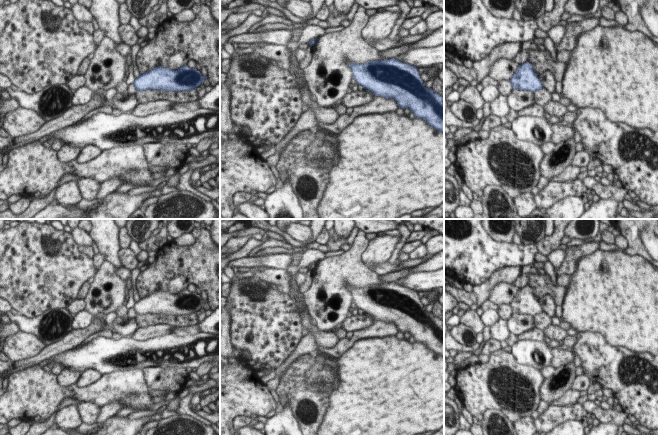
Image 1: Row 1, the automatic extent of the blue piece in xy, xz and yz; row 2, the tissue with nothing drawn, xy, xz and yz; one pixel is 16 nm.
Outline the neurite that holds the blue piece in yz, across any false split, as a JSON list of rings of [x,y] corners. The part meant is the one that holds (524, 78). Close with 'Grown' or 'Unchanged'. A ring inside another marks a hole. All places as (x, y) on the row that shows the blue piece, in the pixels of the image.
[[[526,62],[520,66],[510,78],[510,83],[513,89],[516,90],[527,90],[531,92],[536,92],[543,88],[539,77],[535,74],[535,70],[530,62]]]. Unchanged

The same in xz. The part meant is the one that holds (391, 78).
[[[391,58],[349,64],[353,78],[383,98],[393,98],[399,108],[409,108],[415,118],[425,120],[429,126],[444,133],[444,98],[432,88],[426,88],[418,68]]]. Unchanged

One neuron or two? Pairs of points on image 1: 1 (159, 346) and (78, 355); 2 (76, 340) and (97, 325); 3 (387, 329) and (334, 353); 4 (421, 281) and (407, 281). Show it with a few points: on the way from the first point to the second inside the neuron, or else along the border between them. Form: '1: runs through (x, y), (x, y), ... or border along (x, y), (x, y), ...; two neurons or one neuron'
1: runs through (139, 347), (130, 348), (113, 355), (98, 355); one neuron
2: runs through (81, 335), (92, 328); one neuron
3: runs through (374, 331), (358, 334), (347, 343); one neuron
4: runs through (418, 281), (410, 281); one neuron

